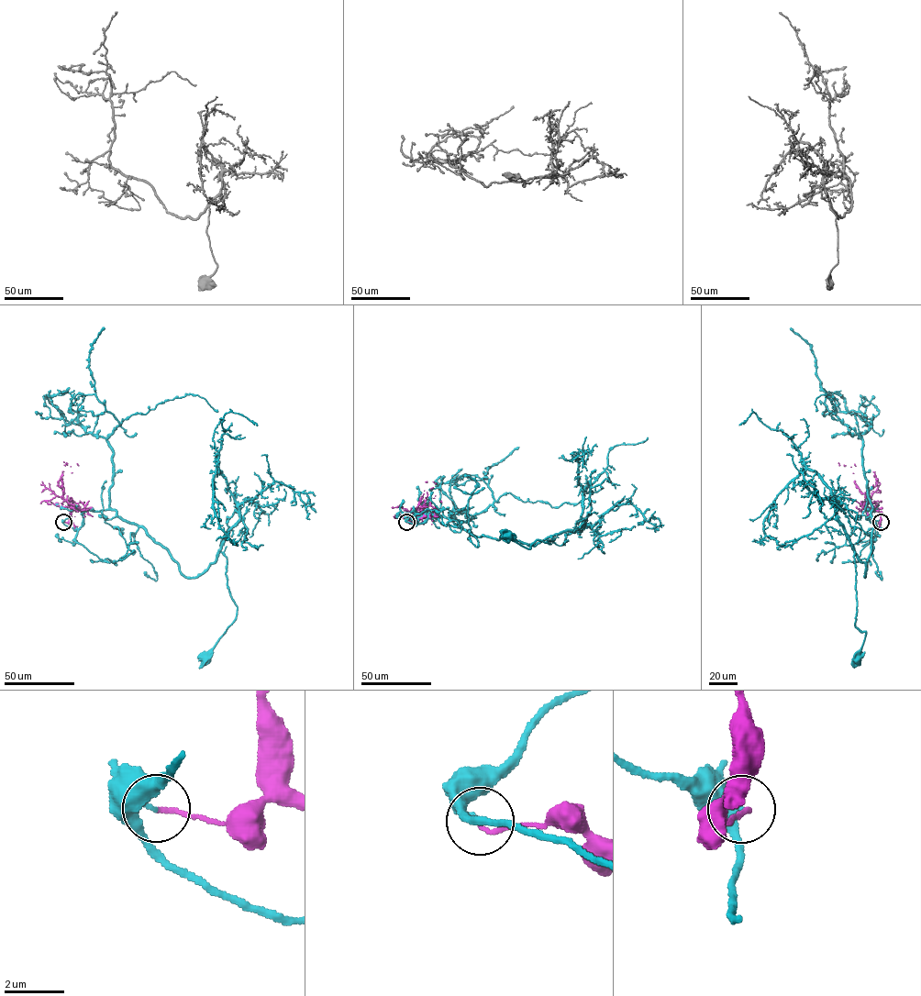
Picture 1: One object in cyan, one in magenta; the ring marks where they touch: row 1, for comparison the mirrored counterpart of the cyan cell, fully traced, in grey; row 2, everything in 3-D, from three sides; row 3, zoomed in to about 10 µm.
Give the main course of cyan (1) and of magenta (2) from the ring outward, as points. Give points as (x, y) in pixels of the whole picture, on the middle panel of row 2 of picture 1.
1: (406, 522), (417, 525), (430, 514), (474, 536), (530, 545), (555, 538), (527, 548), (507, 536)
2: (406, 522), (413, 523), (420, 518), (415, 510), (423, 496), (435, 496), (433, 481)

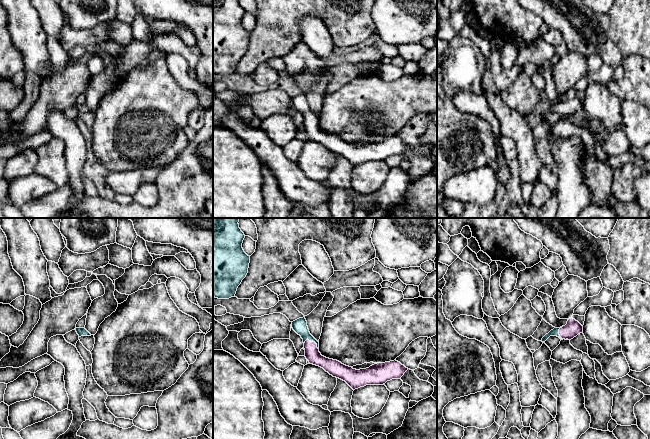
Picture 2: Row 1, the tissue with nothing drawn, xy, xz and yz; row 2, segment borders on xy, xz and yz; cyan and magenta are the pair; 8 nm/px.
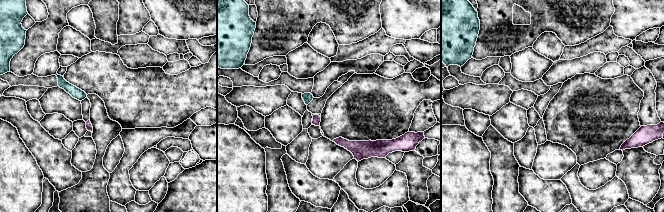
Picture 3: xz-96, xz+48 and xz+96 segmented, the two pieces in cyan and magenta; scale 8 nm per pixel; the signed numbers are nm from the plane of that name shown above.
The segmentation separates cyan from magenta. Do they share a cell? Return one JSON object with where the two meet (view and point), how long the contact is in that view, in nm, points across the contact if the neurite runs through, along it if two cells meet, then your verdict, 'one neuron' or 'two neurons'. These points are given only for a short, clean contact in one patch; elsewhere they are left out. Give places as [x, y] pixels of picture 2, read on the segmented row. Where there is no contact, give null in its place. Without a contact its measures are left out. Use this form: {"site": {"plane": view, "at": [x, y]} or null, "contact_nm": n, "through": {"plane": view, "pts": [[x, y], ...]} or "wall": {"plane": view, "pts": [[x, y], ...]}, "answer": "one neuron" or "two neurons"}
{"site": {"plane": "xz", "at": [313, 341]}, "contact_nm": 140, "answer": "two neurons"}

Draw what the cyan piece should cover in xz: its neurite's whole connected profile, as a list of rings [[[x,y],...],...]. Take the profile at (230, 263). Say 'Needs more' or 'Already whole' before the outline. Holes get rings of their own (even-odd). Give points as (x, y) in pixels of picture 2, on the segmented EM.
Already whole. [[[213,218],[213,297],[235,297],[238,286],[248,273],[250,256],[243,248],[244,233],[239,228],[240,218]]]

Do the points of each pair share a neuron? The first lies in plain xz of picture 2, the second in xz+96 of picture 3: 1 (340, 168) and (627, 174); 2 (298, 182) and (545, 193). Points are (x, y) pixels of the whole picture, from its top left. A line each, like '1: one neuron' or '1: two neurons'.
1: two neurons
2: one neuron

